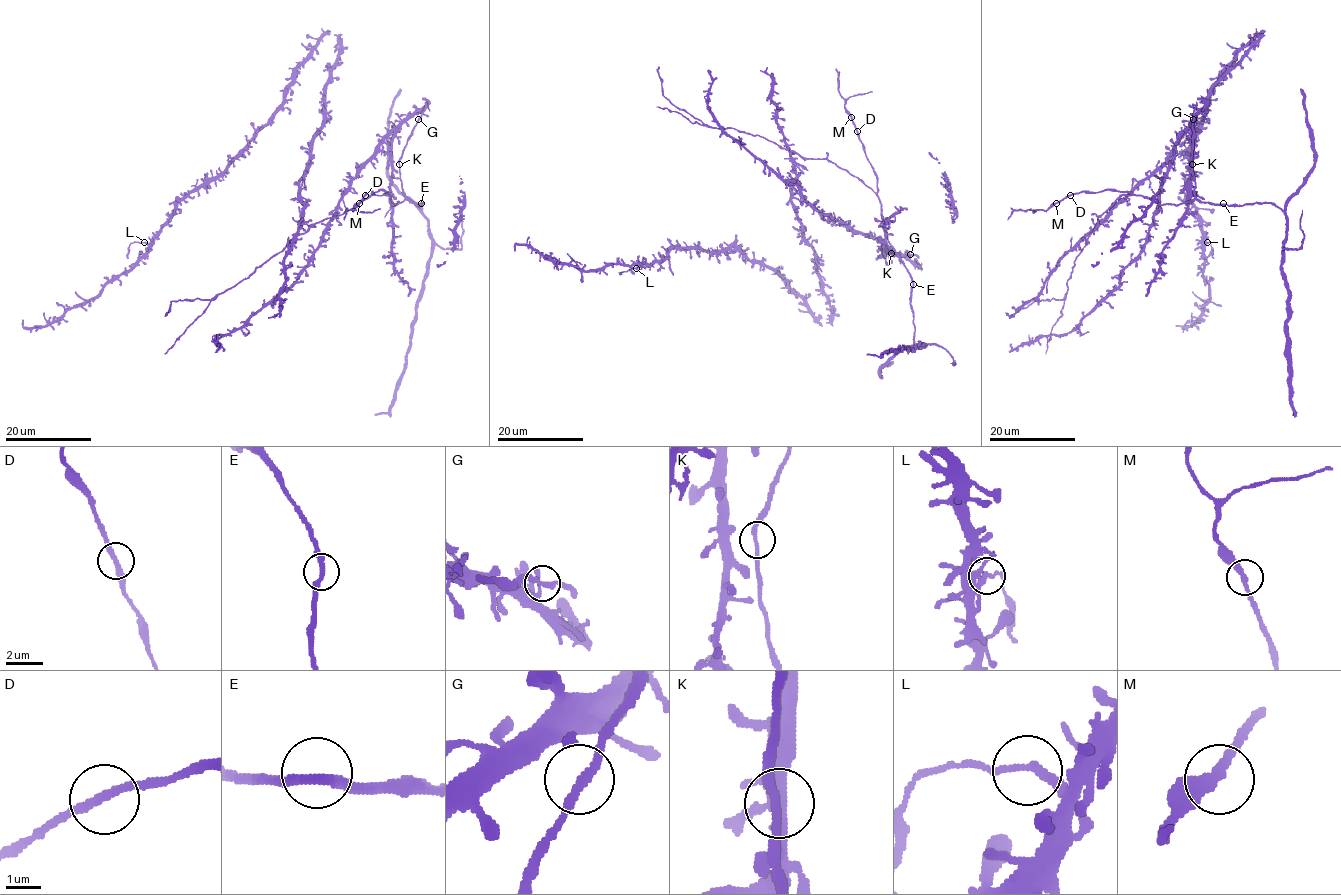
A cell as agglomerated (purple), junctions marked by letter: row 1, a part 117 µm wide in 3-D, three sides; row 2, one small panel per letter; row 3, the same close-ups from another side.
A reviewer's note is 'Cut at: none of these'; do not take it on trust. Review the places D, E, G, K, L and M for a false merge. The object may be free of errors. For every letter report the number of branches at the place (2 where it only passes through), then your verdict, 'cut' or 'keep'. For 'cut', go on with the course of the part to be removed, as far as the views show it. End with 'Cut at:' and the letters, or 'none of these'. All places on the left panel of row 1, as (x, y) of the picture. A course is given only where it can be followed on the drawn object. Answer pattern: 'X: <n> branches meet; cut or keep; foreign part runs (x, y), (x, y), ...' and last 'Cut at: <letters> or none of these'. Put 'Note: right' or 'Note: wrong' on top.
Note: wrong
D: 2 branches meet; keep
E: 2 branches meet; keep
G: 2 branches meet; keep
K: 2 branches meet; keep
L: 2 branches meet; cut; foreign part runs (144, 242), (132, 242), (128, 258)
M: 2 branches meet; keep
Cut at: L

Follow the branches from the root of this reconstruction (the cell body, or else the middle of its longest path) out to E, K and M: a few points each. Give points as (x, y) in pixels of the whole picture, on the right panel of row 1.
E: (1137, 184), (1090, 234), (1098, 217), (1123, 195), (1142, 195), (1161, 205), (1192, 199), (1223, 203)
K: (1137, 184), (1090, 234), (1098, 217), (1123, 195), (1142, 195), (1161, 205), (1193, 199), (1192, 164)
M: (1137, 184), (1090, 234), (1097, 227), (1098, 217), (1116, 199), (1131, 194), (1112, 189), (1080, 192), (1056, 203)

